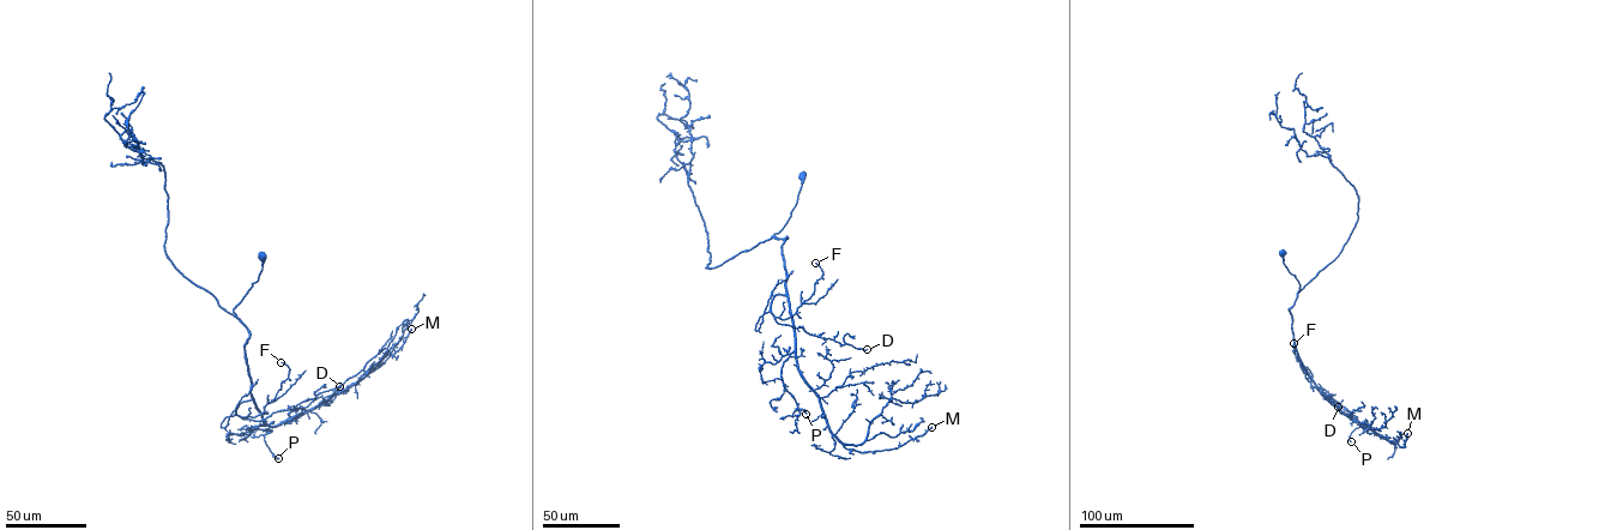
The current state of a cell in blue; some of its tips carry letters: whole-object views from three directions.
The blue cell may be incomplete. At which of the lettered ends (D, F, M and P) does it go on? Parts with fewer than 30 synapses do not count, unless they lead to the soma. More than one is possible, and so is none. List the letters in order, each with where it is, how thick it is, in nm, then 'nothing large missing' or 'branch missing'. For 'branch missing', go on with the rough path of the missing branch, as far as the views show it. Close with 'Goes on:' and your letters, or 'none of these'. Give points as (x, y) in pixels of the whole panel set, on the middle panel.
D: at (867, 349); 140 nm thick; nothing large missing
F: at (815, 263); 160 nm thick; nothing large missing
M: at (931, 427); 280 nm thick; branch missing; missing branch runs (931, 427), (943, 405)
P: at (806, 414); 440 nm thick; nothing large missing
Goes on: M

